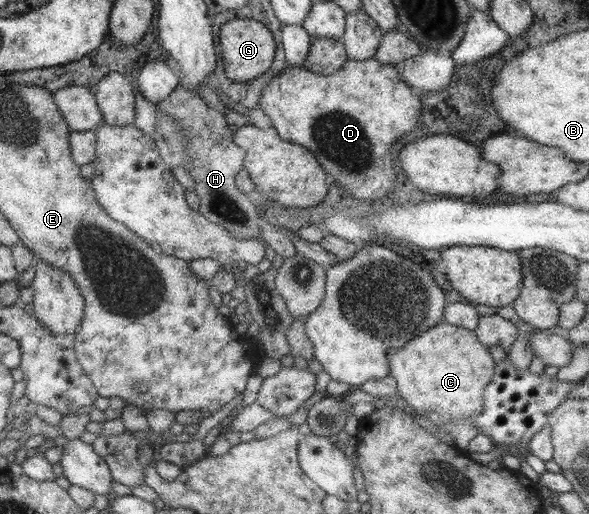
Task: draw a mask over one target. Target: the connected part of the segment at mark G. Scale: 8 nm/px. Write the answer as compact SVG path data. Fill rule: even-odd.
M237 17L226 21L219 31L219 45L225 74L235 83L250 82L264 75L275 60L275 38L265 24L255 19Z

